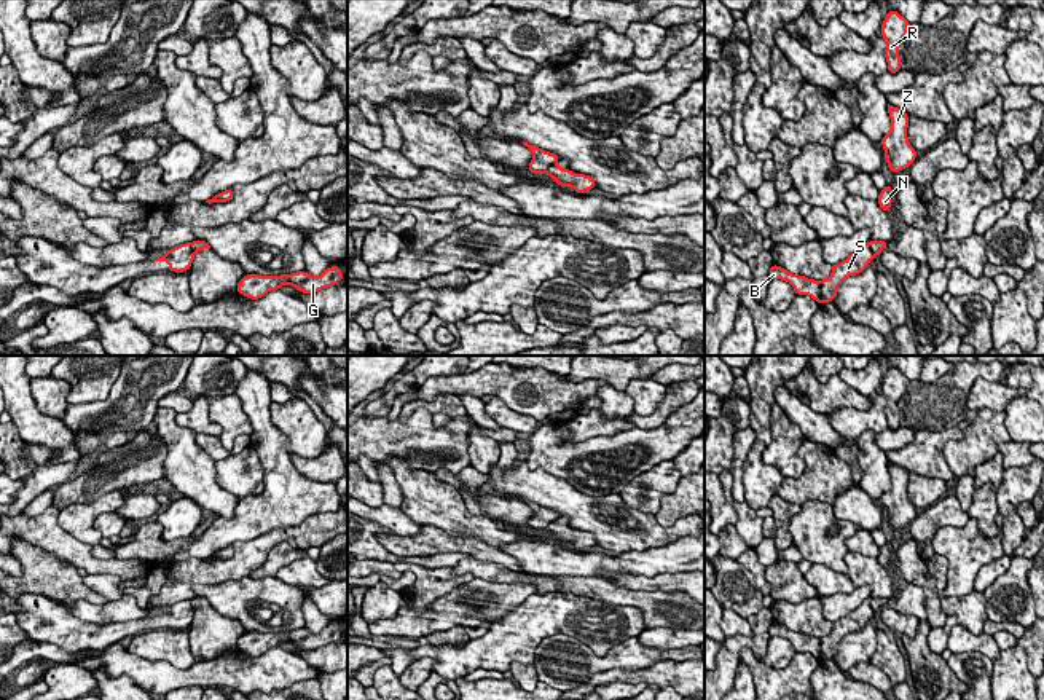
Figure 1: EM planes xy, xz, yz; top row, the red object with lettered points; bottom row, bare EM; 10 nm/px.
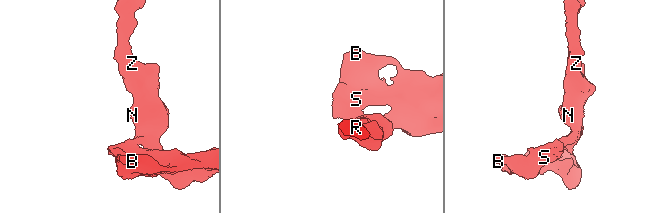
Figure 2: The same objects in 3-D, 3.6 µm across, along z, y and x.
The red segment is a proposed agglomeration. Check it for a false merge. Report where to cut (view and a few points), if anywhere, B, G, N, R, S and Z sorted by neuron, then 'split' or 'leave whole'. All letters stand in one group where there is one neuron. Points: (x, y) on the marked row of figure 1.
cut in xz along (557, 160), (545, 173); B G S / N R Z; split

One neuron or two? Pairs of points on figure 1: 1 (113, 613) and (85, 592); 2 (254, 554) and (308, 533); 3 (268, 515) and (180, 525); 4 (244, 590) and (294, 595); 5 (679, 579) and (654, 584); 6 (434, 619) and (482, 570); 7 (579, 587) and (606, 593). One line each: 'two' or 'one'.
1: two
2: one
3: two
4: one
5: one
6: two
7: one

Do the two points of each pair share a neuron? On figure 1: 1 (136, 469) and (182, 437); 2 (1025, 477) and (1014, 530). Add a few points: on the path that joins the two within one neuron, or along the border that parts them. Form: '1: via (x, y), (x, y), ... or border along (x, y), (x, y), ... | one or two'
1: border along (155, 434), (166, 448), (163, 461), (164, 480) | two
2: via (1014, 490), (1011, 493), (1011, 517) | one

